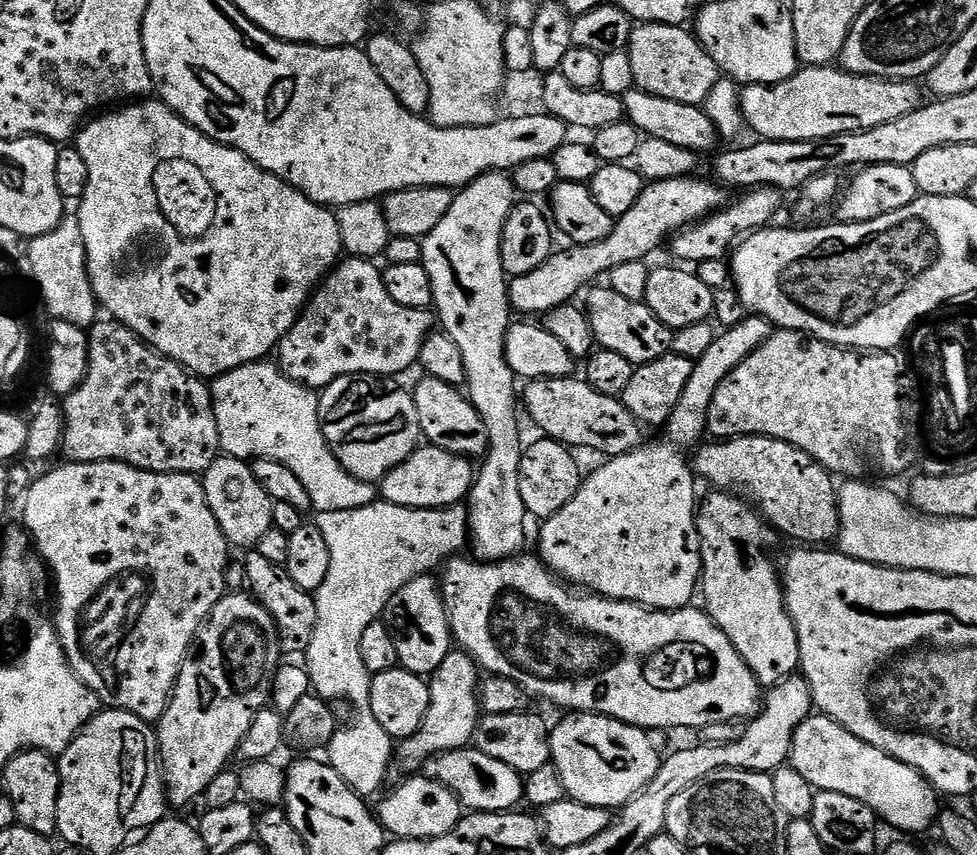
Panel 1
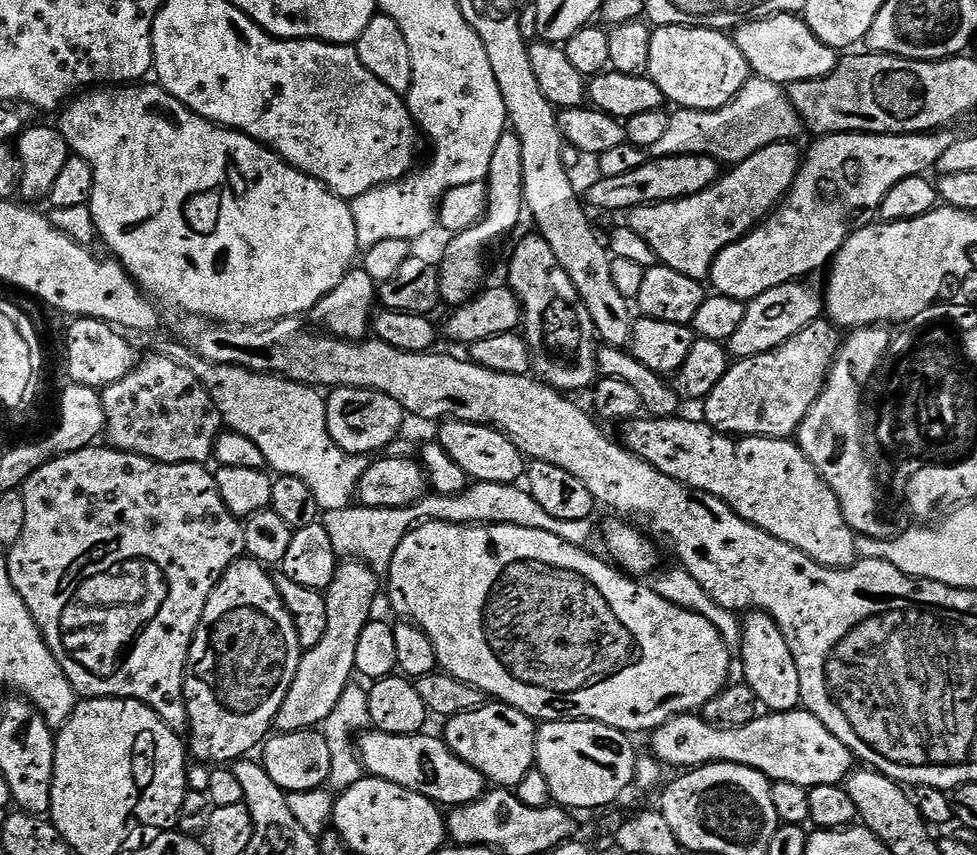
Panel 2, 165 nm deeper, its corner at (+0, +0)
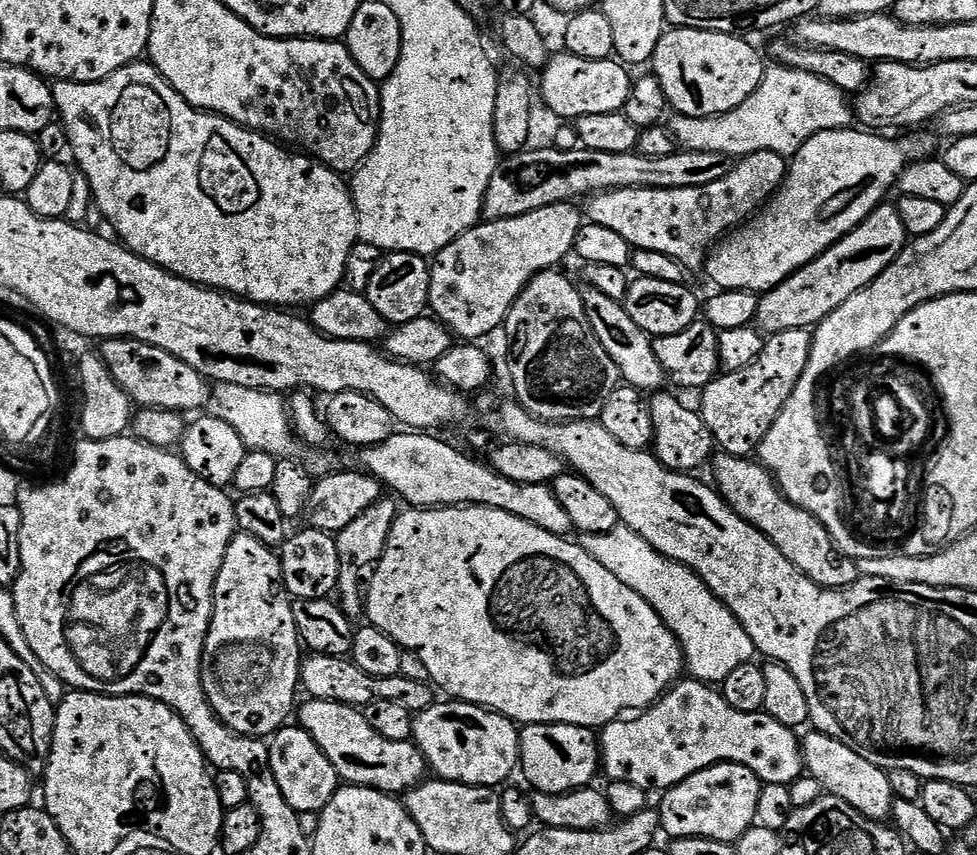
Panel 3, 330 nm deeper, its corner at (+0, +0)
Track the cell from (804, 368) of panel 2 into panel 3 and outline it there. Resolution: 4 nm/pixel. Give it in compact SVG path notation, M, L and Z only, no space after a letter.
M807 328L773 332L765 339L762 354L750 366L737 372L717 375L699 393L698 411L706 426L710 426L715 447L729 456L751 457L762 438L778 418L786 398L794 394L802 370L810 358L812 332Z

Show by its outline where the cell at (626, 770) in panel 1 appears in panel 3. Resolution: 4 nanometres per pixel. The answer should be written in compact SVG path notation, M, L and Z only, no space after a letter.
M526 724L520 728L519 771L537 792L557 796L589 787L602 768L598 736L593 729L569 724Z

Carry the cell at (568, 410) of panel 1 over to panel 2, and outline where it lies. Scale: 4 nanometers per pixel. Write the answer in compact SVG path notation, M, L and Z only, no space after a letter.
M641 415L623 425L622 443L635 456L650 462L654 470L662 470L662 474L674 478L687 488L705 492L726 502L726 506L730 506L734 514L738 514L743 520L770 534L776 540L802 550L802 554L806 554L814 562L827 568L848 568L856 563L858 559L856 531L846 522L834 490L830 490L828 483L812 465L810 458L806 458L799 444L788 438L775 440L765 436L739 438L725 436L723 432L717 432L709 424L704 423L703 419L680 419L679 415Z

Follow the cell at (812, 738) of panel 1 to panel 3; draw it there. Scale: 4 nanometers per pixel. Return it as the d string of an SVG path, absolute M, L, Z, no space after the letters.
M684 678L673 684L655 704L639 714L631 718L612 720L604 725L599 729L598 743L603 775L608 775L620 784L629 784L630 787L641 788L644 792L660 794L703 768L719 763L746 766L764 784L790 786L805 771L802 744L798 736L796 740L796 736L793 729L782 726L782 722L770 718L767 712L734 710L734 706L727 704L713 685L695 678Z

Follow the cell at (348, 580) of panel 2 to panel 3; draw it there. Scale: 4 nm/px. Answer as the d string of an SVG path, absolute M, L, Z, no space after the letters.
M381 498L378 502L374 502L374 506L362 510L362 514L358 514L358 518L354 518L354 522L350 522L350 526L335 533L338 546L338 566L340 567L336 583L338 603L349 618L365 615L368 582L372 578L376 563L379 562L386 550L388 535L394 526L397 515L398 507L396 508L395 502L388 498Z

